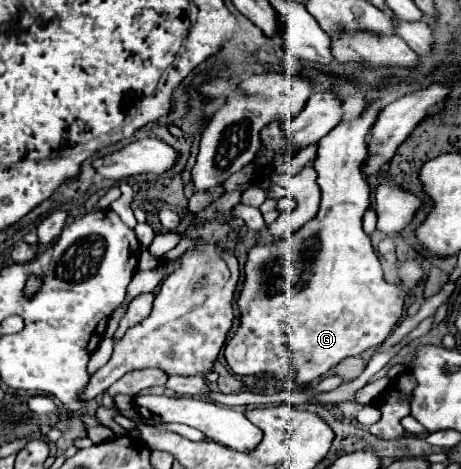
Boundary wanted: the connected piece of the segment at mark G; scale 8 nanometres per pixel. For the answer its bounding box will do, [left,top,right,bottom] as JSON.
[224,102,404,384]

